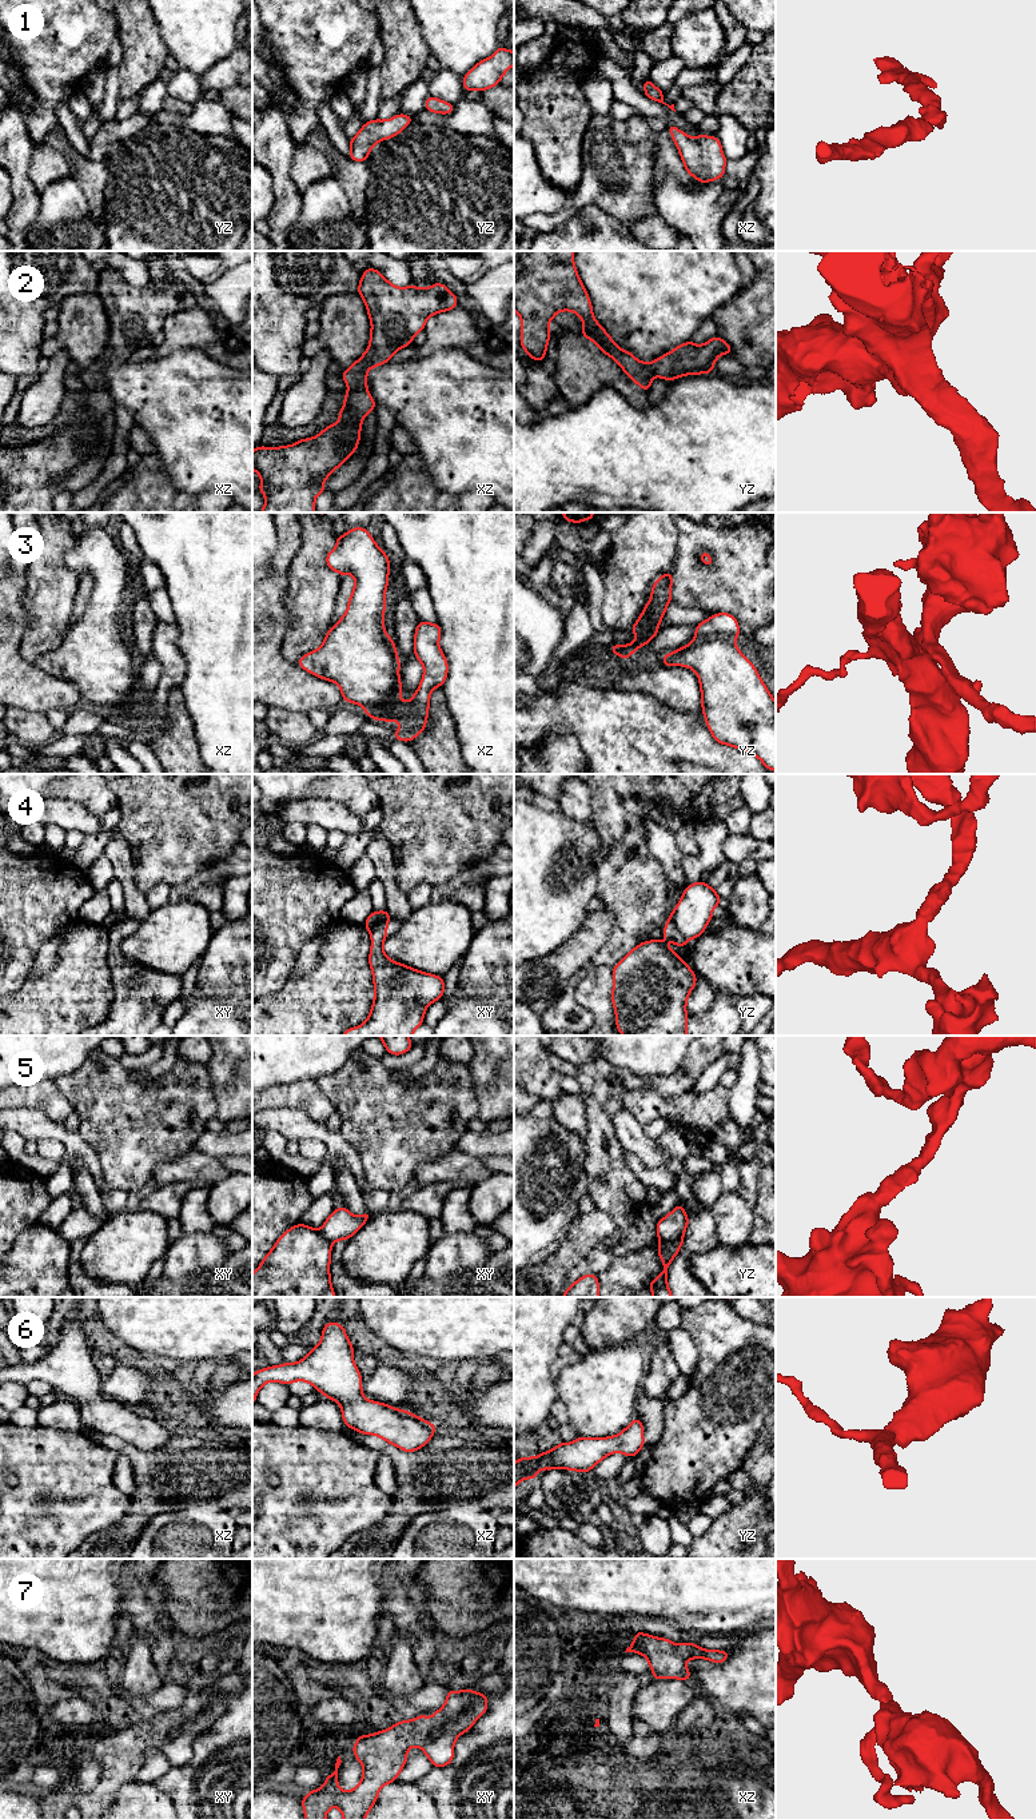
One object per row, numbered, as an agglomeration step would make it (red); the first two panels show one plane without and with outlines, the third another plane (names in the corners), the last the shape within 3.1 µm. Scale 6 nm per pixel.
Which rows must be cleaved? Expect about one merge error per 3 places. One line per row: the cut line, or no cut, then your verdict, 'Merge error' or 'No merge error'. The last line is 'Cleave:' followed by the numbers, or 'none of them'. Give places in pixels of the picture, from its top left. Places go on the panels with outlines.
1: No split. No merge error
2: No split. No merge error
3: Split along yz (733, 638), (704, 637), (694, 639). Merge error
4: Split along yz (669, 916), (677, 930), (686, 940). Merge error
5: Split along yz (682, 1236), (674, 1240), (660, 1239). Merge error
6: No split. No merge error
7: No split. No merge error
Cleave: 3, 4, 5

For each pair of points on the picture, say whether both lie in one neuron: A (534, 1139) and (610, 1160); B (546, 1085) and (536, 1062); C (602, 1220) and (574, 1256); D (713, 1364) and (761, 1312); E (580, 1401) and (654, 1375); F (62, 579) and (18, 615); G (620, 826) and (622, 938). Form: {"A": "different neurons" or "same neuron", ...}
{"A": "different neurons", "B": "same neuron", "C": "same neuron", "D": "different neurons", "E": "different neurons", "F": "different neurons", "G": "same neuron"}

